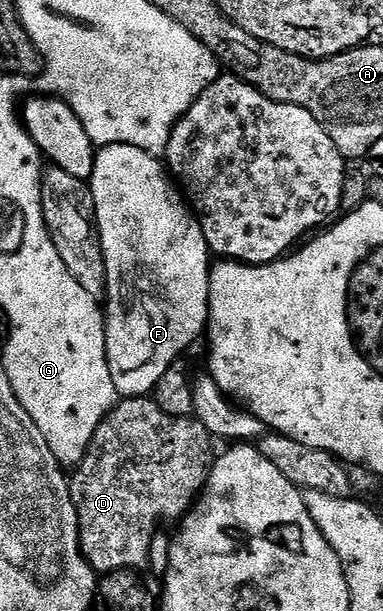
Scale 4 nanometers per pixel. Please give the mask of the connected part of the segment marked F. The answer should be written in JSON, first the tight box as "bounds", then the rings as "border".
{"bounds":[87,145,211,398],"border":[[[106,145],[98,148],[95,169],[87,184],[93,196],[93,215],[101,240],[101,261],[105,265],[103,312],[111,383],[115,383],[122,398],[143,397],[152,394],[159,379],[163,379],[163,371],[178,364],[180,357],[196,343],[197,336],[206,332],[211,268],[209,244],[203,239],[192,209],[171,180],[166,166],[139,147]]]}

